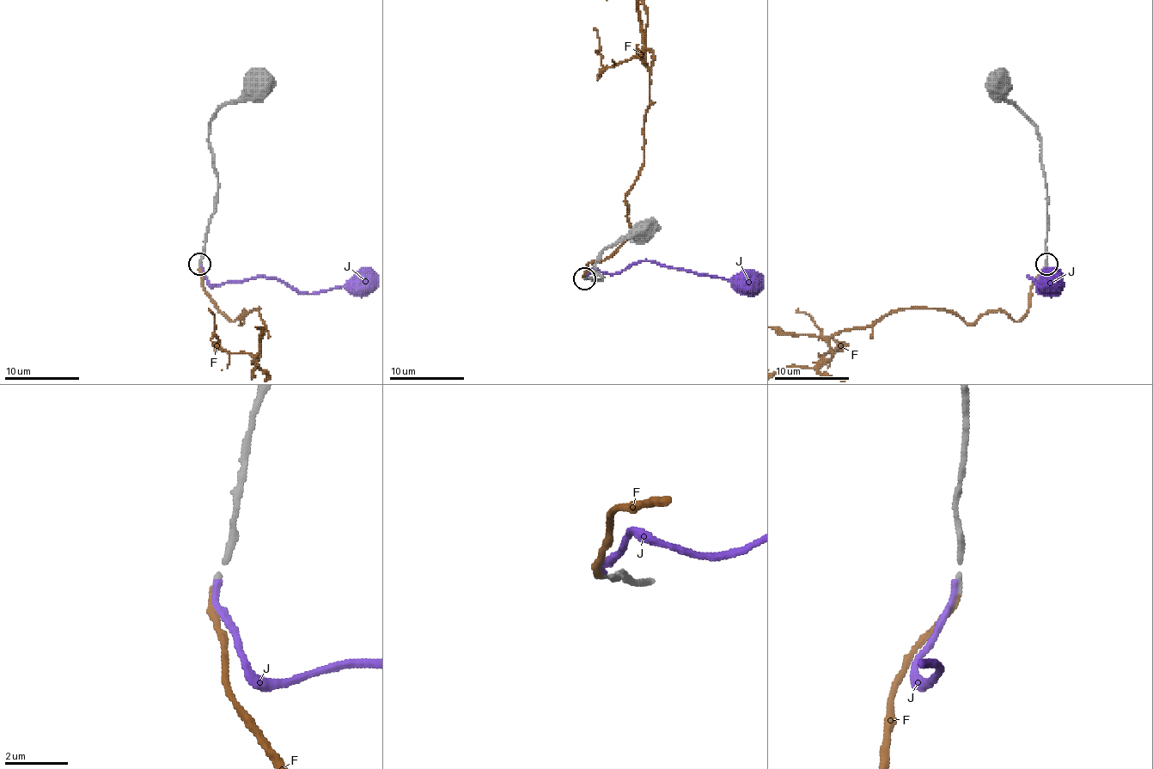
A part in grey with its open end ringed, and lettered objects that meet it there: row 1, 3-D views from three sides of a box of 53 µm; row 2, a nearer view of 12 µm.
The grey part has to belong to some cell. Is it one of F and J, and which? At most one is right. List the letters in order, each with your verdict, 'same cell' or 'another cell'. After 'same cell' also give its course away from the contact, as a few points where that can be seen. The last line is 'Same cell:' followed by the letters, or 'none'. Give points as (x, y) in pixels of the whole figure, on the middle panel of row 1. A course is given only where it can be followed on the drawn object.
F: same cell
J: another cell
Same cell: F

